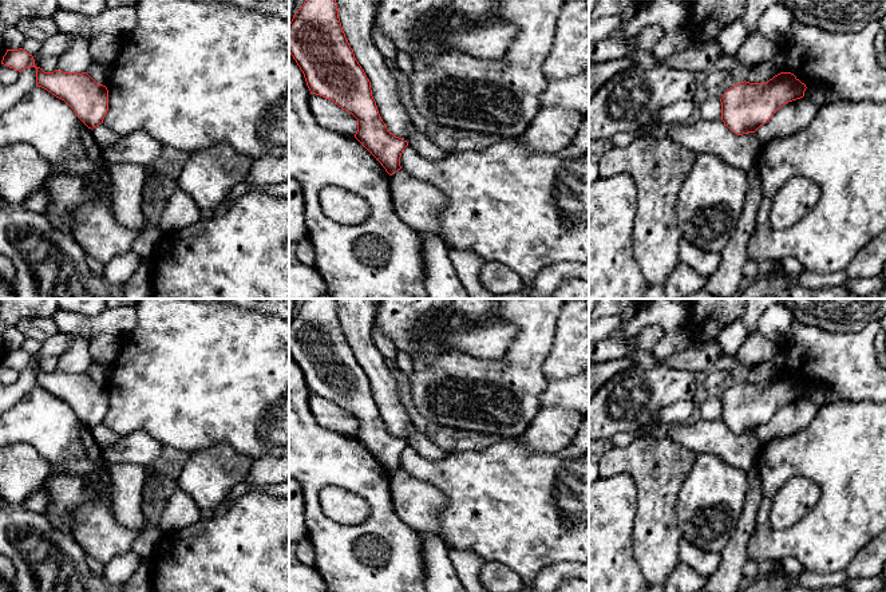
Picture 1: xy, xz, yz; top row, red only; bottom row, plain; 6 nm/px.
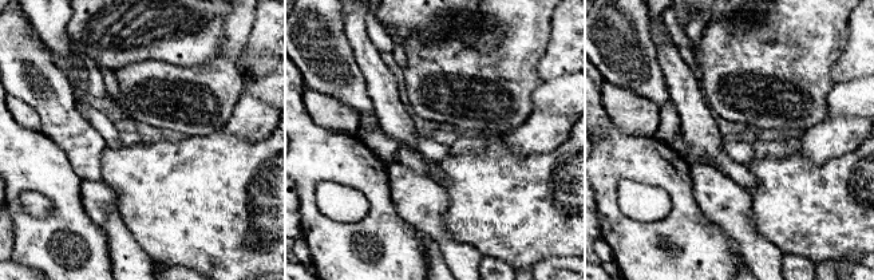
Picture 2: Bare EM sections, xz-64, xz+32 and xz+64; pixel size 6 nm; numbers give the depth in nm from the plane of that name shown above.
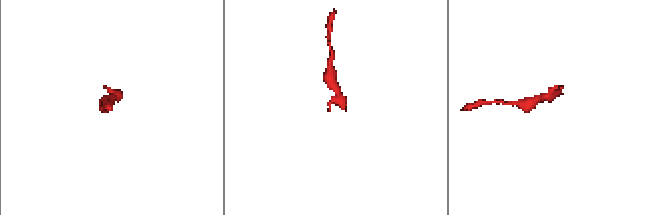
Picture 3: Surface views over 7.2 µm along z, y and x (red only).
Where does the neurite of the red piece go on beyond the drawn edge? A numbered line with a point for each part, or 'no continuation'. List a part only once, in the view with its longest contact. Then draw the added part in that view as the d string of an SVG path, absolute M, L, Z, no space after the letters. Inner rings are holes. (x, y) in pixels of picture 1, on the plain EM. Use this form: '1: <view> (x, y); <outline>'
1: yz (818, 395); M811 386L806 388L803 398L810 399L818 407L820 407L826 404L832 398L832 395L834 394L830 390L826 390L818 386Z

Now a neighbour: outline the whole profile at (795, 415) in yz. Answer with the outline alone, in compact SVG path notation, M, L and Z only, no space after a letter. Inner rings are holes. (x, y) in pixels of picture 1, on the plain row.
M806 398L788 402L755 434L760 443L787 438L807 427L816 415L816 410L818 406Z

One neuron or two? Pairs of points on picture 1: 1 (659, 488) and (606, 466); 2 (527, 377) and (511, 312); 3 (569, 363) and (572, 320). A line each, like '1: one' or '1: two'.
1: one
2: one
3: one

